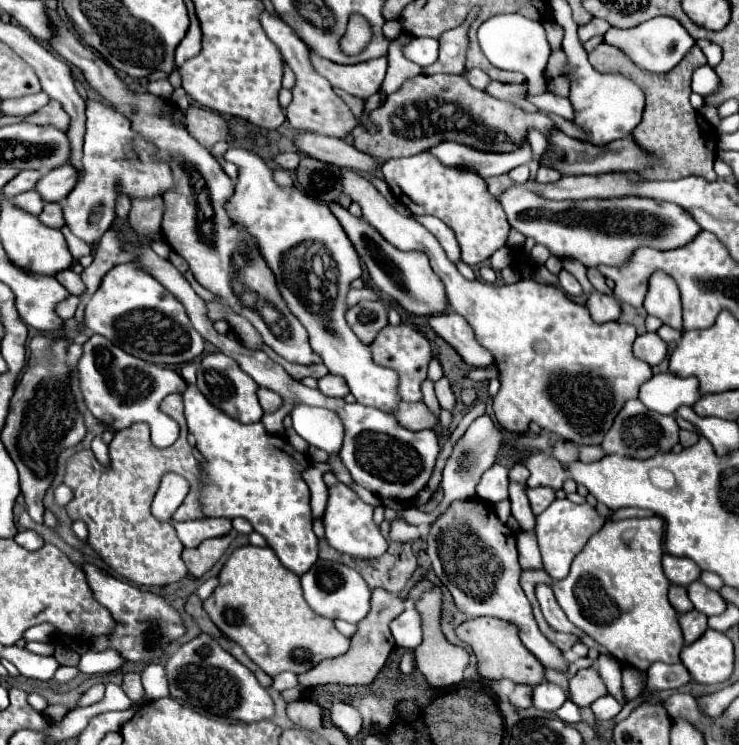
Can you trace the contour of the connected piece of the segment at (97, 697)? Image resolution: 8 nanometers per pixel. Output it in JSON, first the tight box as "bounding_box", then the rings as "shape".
{"bounding_box":[78,684,105,707],"shape":[[[96,684],[86,691],[78,702],[79,707],[89,706],[102,700],[105,693],[104,684]]]}

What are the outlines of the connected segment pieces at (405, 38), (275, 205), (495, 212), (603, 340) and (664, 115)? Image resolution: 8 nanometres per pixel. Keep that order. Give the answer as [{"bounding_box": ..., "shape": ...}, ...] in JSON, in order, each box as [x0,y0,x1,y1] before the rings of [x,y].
[{"bounding_box":[382,34,422,96],"shape":[[[400,34],[396,40],[390,42],[390,50],[388,50],[388,72],[386,72],[386,78],[384,78],[384,84],[382,84],[382,92],[388,96],[388,94],[394,94],[396,90],[400,90],[400,86],[410,80],[410,78],[416,78],[422,74],[422,66],[416,66],[416,62],[404,58],[402,54],[402,48],[412,40],[414,36],[410,34]]]},{"bounding_box":[226,148,402,412],"shape":[[[230,148],[226,160],[240,166],[236,190],[226,202],[226,214],[234,226],[256,238],[262,258],[274,272],[280,296],[308,330],[312,350],[328,366],[330,374],[346,378],[356,402],[396,412],[402,400],[398,394],[398,374],[372,362],[370,346],[360,342],[344,320],[348,310],[346,294],[350,284],[362,276],[362,264],[336,216],[326,202],[310,198],[298,186],[278,186],[272,178],[272,168],[256,152]]]},{"bounding_box":[382,154,510,266],"shape":[[[416,154],[410,158],[394,158],[382,166],[384,180],[396,194],[396,198],[406,204],[412,214],[432,214],[438,216],[446,226],[450,226],[462,248],[462,260],[470,266],[488,260],[498,248],[506,246],[510,224],[496,198],[488,194],[486,180],[482,180],[472,170],[460,170],[444,166],[434,154]]]},{"bounding_box":[342,168,652,444],"shape":[[[342,168],[342,186],[354,202],[362,206],[362,216],[372,224],[392,246],[404,252],[422,252],[430,258],[430,266],[442,280],[450,308],[464,316],[474,328],[478,342],[488,348],[494,356],[494,366],[500,372],[500,392],[494,396],[494,414],[506,430],[514,434],[528,432],[528,424],[536,422],[540,428],[562,436],[574,444],[600,444],[604,434],[610,430],[616,414],[622,410],[624,402],[638,398],[638,388],[652,378],[652,368],[632,354],[632,344],[636,340],[636,328],[624,322],[592,322],[588,310],[582,304],[572,302],[558,286],[536,282],[534,278],[522,278],[516,284],[486,284],[482,280],[466,280],[452,262],[448,262],[444,250],[440,250],[436,238],[424,230],[414,218],[398,214],[388,200],[360,174]]]},{"bounding_box":[590,42,718,180],"shape":[[[602,42],[596,48],[596,58],[590,58],[590,64],[598,72],[620,72],[628,74],[630,80],[634,80],[642,90],[646,92],[646,110],[642,116],[642,122],[634,128],[632,136],[636,142],[640,142],[642,148],[646,148],[650,154],[660,158],[660,166],[652,166],[646,170],[642,176],[652,178],[652,180],[680,180],[686,176],[702,176],[706,180],[716,180],[714,172],[714,160],[716,160],[716,146],[718,146],[718,134],[708,120],[690,106],[690,82],[692,82],[692,72],[698,66],[706,64],[706,56],[698,46],[694,46],[684,60],[670,70],[668,74],[648,74],[648,70],[640,70],[620,48],[610,46]]]}]

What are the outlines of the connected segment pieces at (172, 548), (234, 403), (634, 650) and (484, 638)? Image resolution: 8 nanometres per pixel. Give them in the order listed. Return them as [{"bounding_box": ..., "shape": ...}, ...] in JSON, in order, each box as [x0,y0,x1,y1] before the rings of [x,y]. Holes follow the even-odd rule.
[{"bounding_box":[64,394,206,586],"shape":[[[182,394],[166,396],[160,408],[180,426],[180,438],[172,446],[156,448],[150,442],[148,424],[136,422],[124,430],[118,430],[114,440],[108,444],[108,466],[100,464],[92,450],[80,450],[68,458],[64,474],[64,484],[74,492],[74,500],[70,502],[70,518],[82,520],[90,532],[88,544],[110,568],[114,568],[118,574],[124,574],[124,578],[138,586],[164,586],[178,582],[188,574],[188,568],[182,560],[182,544],[174,526],[170,522],[156,520],[150,512],[152,498],[158,490],[160,478],[166,472],[176,472],[190,482],[190,492],[180,508],[172,514],[172,522],[206,518],[200,506],[202,468],[186,440],[188,426],[184,422]],[[124,502],[128,502],[128,506]]]},{"bounding_box":[196,352,264,424],"shape":[[[214,352],[214,354],[208,354],[208,356],[202,358],[202,362],[198,366],[198,382],[196,382],[196,386],[200,388],[200,392],[206,398],[210,398],[226,414],[238,418],[244,424],[258,422],[262,418],[262,414],[264,414],[260,404],[258,404],[258,398],[256,398],[258,384],[244,370],[238,368],[238,362],[234,358],[228,358],[222,352]]]},{"bounding_box":[552,516,684,672],"shape":[[[660,516],[652,518],[630,518],[618,522],[606,522],[600,532],[596,532],[584,550],[574,558],[570,574],[564,580],[554,580],[552,590],[566,612],[568,620],[590,634],[598,644],[606,646],[616,660],[646,672],[654,662],[676,664],[680,662],[680,650],[684,646],[684,636],[680,634],[678,614],[668,602],[670,582],[662,574],[662,536],[664,520]]]},{"bounding_box":[456,616,544,686],"shape":[[[488,616],[474,618],[474,620],[468,620],[468,622],[460,624],[456,628],[456,634],[458,634],[460,640],[464,640],[466,644],[472,646],[472,650],[478,658],[478,666],[480,666],[482,676],[486,676],[490,680],[508,678],[516,684],[530,684],[530,686],[536,686],[536,684],[544,682],[544,666],[520,642],[518,630],[510,622],[504,622],[504,620],[498,620],[498,618],[488,618]]]}]

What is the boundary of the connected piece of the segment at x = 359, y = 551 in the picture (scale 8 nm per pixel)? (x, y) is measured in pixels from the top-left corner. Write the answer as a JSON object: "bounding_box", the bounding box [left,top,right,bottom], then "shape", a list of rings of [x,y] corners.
{"bounding_box":[324,484,388,558],"shape":[[[336,484],[330,488],[326,512],[324,512],[324,526],[326,526],[326,540],[332,548],[350,554],[352,558],[378,558],[386,552],[388,544],[382,538],[378,526],[372,520],[372,506],[362,502],[348,486]]]}

